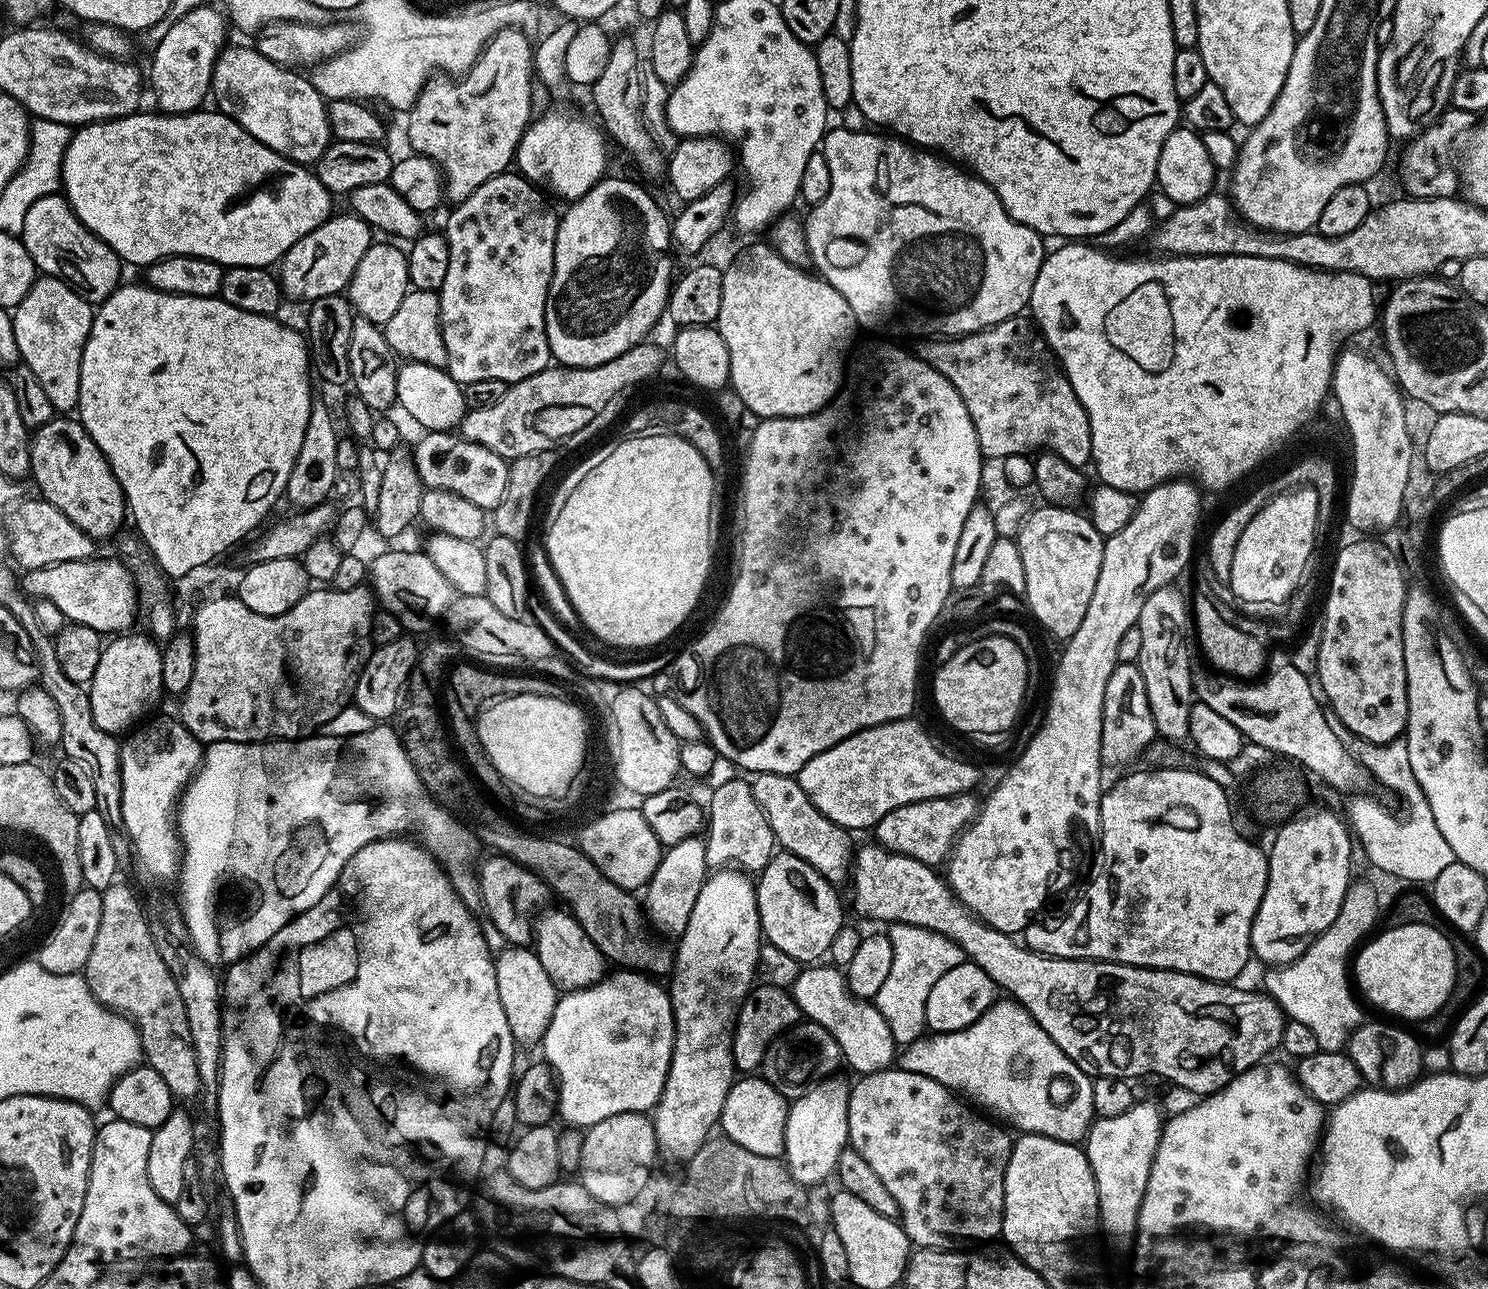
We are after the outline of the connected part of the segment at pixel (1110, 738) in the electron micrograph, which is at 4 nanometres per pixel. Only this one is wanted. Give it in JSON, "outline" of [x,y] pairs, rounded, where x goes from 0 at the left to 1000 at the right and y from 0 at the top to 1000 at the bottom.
{"outline":[[[765,514],[753,515],[746,523],[746,529],[743,529],[743,542],[741,551],[741,582],[740,590],[747,596],[757,597],[769,580],[775,580],[774,573],[778,573],[778,569],[776,563],[776,557],[773,551],[773,545],[770,542],[770,529],[767,526]]]}

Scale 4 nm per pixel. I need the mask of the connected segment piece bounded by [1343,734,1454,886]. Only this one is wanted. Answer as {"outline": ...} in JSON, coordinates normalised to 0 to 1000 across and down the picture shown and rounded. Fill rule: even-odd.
{"outline":[[[906,569],[903,575],[907,583],[919,597],[923,606],[925,604],[926,607],[931,608],[934,614],[939,614],[944,620],[944,633],[938,633],[923,618],[917,616],[909,617],[905,621],[905,636],[913,660],[914,658],[917,660],[917,666],[926,676],[939,680],[941,683],[950,683],[952,685],[950,687],[957,687],[966,681],[972,672],[977,670],[977,665],[972,650],[969,650],[969,644],[966,644],[966,638],[964,638],[964,628],[961,628],[961,622],[958,622],[956,610],[953,610],[950,597],[948,597],[946,573],[935,574],[933,577],[921,577]]]}

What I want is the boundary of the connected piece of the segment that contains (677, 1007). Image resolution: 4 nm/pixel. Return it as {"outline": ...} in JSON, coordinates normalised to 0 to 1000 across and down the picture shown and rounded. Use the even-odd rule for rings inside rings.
{"outline":[[[495,673],[479,676],[470,691],[461,721],[456,728],[450,759],[452,762],[449,763],[454,790],[454,813],[451,819],[448,843],[445,846],[438,866],[438,873],[441,877],[441,889],[446,899],[447,897],[449,900],[458,900],[458,901],[464,900],[465,896],[471,891],[473,885],[476,884],[479,876],[483,873],[488,849],[491,846],[495,836],[492,801],[497,778],[505,770],[508,759],[508,749],[512,730],[513,723],[506,682],[501,676]]]}

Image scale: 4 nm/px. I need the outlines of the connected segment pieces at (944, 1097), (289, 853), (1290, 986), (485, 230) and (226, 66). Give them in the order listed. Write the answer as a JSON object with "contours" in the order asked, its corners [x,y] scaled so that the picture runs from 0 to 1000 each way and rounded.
{"contours":[[[[600,827],[579,834],[576,838],[570,849],[570,886],[603,933],[606,944],[609,945],[611,963],[618,970],[634,970],[642,966],[642,962],[671,960],[675,947],[675,912],[681,882],[677,882],[671,871],[666,872],[663,865],[651,858],[640,845],[628,839],[628,836]]],[[[258,560],[253,561],[246,569],[235,572],[210,569],[204,574],[139,578],[134,596],[120,620],[120,642],[122,656],[120,680],[133,681],[134,675],[149,663],[156,663],[155,666],[159,666],[160,672],[164,673],[163,680],[165,681],[165,686],[163,694],[165,697],[165,715],[172,723],[175,735],[198,711],[216,700],[224,684],[227,684],[233,669],[235,669],[243,656],[272,647],[276,647],[293,665],[310,700],[315,703],[324,702],[321,679],[324,655],[321,646],[319,649],[314,638],[304,633],[285,611],[272,581],[269,569]]],[[[913,683],[907,685],[905,694],[902,697],[902,706],[899,706],[899,712],[894,715],[894,718],[881,732],[878,740],[873,742],[868,748],[853,750],[850,753],[852,755],[850,756],[849,763],[848,763],[849,769],[860,780],[866,791],[876,794],[886,804],[886,811],[888,816],[901,815],[905,811],[906,803],[915,794],[915,777],[913,775],[911,777],[909,773],[910,766],[907,763],[907,742],[912,738],[915,730],[923,722],[921,720],[924,718],[925,713],[927,711],[927,695],[921,683]]],[[[342,132],[329,138],[329,141],[324,141],[316,154],[313,154],[310,158],[306,159],[301,168],[301,175],[297,177],[298,184],[301,185],[302,191],[302,207],[300,209],[300,216],[294,227],[296,231],[296,255],[297,256],[297,265],[300,265],[300,288],[302,293],[308,299],[313,299],[316,296],[325,296],[329,293],[335,293],[335,296],[347,298],[349,295],[356,293],[369,285],[371,279],[371,272],[367,262],[367,228],[370,225],[370,219],[372,213],[372,188],[375,182],[375,164],[368,159],[369,153],[361,144]]],[[[153,36],[149,40],[144,51],[141,74],[143,78],[145,77],[144,83],[157,95],[160,95],[163,101],[165,101],[175,112],[178,112],[179,115],[190,119],[198,127],[212,128],[212,124],[216,123],[216,119],[224,108],[223,99],[220,97],[220,81],[218,75],[214,73],[209,61],[201,55],[191,52],[190,50],[181,48],[181,45],[172,40],[171,36]]]]}

